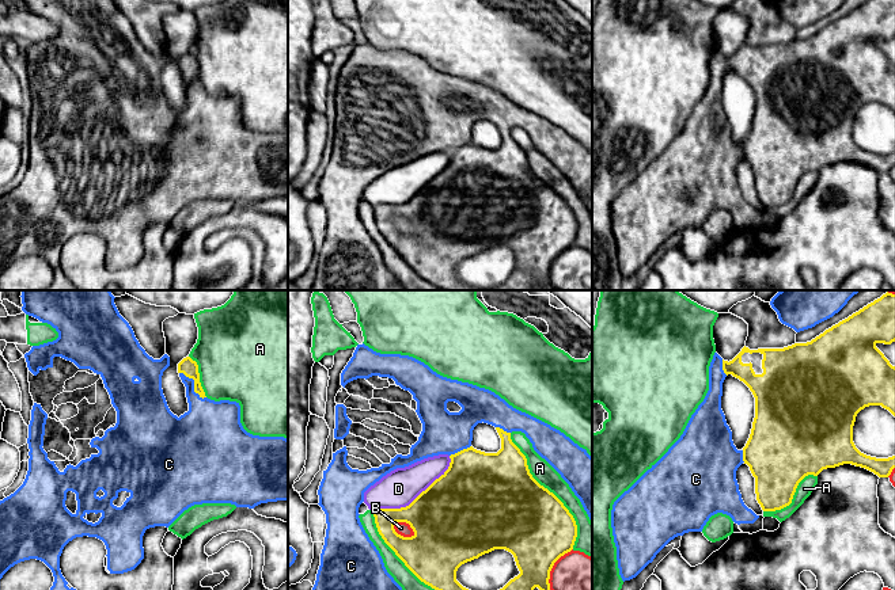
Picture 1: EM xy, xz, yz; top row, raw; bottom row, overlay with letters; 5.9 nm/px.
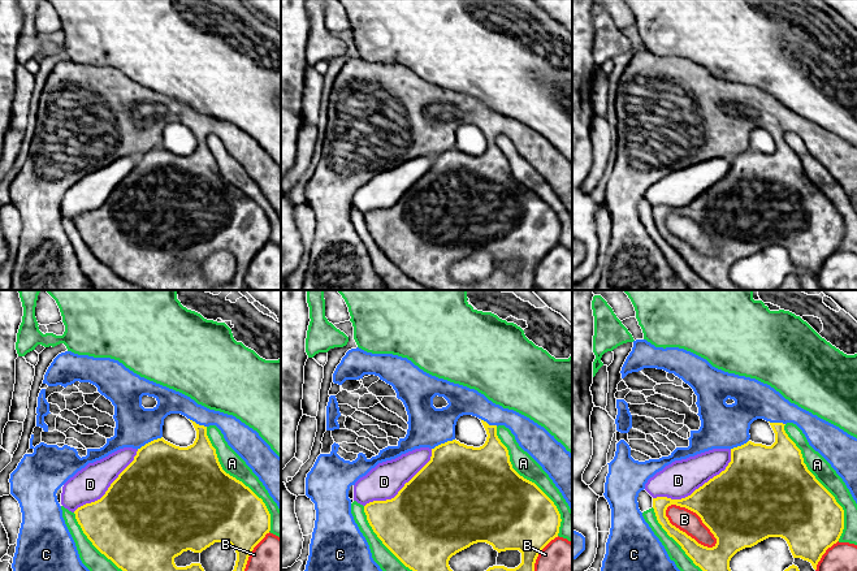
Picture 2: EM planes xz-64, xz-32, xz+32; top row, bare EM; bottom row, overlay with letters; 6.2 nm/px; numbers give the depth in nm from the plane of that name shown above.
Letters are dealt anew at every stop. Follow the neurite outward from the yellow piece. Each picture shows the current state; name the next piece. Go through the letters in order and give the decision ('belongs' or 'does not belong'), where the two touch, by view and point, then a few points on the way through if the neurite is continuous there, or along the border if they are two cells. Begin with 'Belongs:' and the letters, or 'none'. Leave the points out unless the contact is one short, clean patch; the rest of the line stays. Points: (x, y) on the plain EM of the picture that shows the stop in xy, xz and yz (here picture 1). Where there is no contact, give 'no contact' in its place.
Belongs: C
A: does not belong; meets yellow in xz at (548, 186)
B: does not belong; meets yellow in xz at (402, 232)
C: belongs; meets yellow in xy at (194, 80)
D: does not belong; meets yellow in xz at (417, 193)

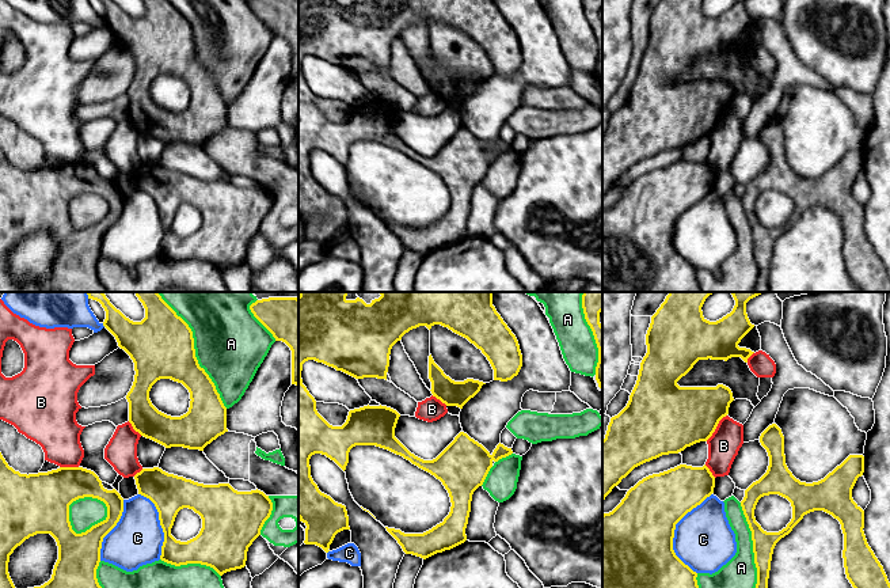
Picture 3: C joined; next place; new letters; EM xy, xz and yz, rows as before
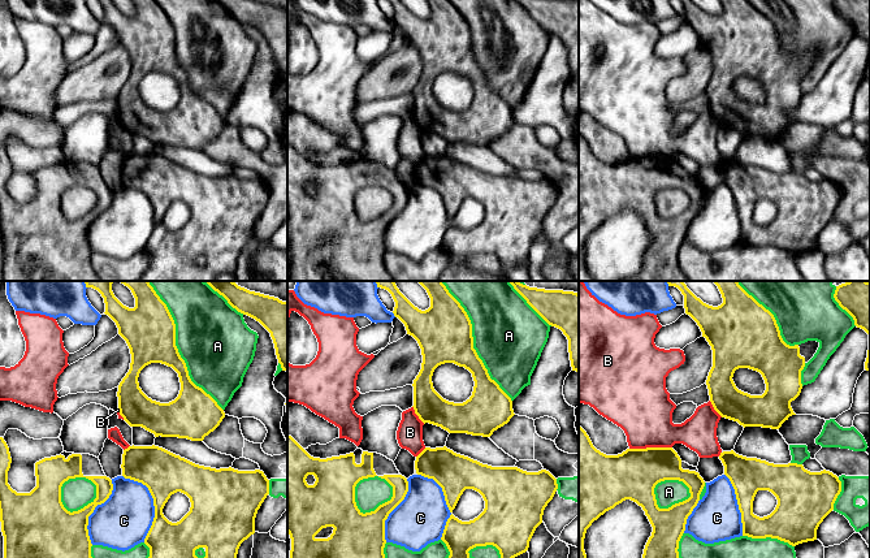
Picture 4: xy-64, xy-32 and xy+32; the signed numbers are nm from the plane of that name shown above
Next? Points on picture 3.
Belongs: none
A: does not belong; meets yellow in xy at (101, 217)
B: does not belong; meets yellow in yz at (715, 124)
C: does not belong; meets yellow in yz at (673, 228)

